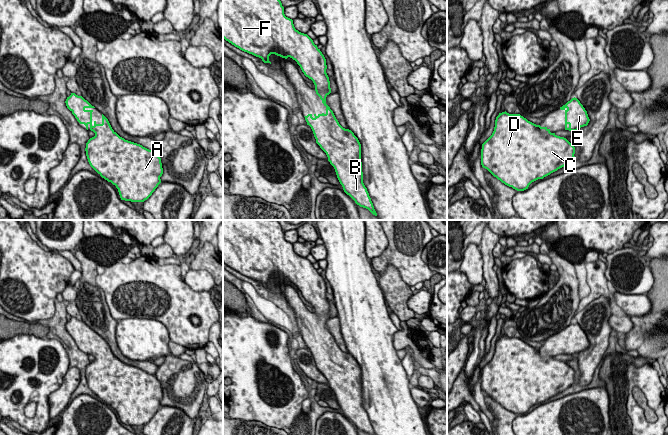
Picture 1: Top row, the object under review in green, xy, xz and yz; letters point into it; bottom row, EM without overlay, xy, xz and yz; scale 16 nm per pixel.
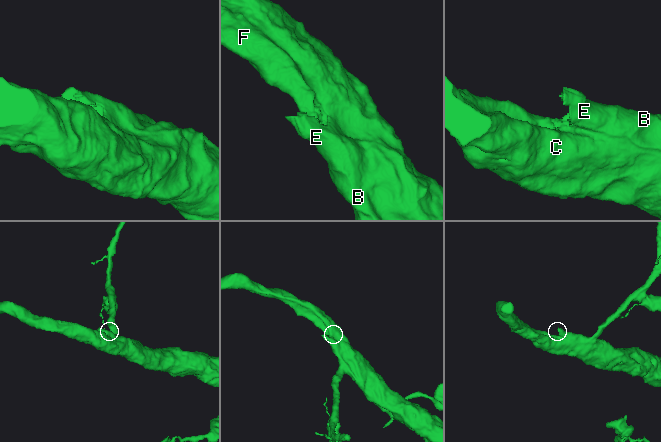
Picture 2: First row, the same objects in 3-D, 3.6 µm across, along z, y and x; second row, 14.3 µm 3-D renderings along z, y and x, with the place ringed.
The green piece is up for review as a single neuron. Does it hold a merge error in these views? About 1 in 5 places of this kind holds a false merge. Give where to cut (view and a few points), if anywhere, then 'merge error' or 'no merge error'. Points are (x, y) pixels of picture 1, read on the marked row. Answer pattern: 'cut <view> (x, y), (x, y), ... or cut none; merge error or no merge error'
cut none; no merge error

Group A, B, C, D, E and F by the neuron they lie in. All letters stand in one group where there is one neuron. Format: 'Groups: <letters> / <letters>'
Groups: A B C D E F

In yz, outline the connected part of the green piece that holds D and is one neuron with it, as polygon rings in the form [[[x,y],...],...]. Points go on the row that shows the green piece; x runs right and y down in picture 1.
[[[499,113],[492,135],[482,144],[481,165],[505,185],[517,191],[566,166],[575,156],[575,147],[566,138],[551,133],[520,114]]]

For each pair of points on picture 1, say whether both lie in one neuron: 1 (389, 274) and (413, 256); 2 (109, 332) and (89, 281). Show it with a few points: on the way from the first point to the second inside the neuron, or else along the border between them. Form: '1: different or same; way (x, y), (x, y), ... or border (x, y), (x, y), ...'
1: different; border (379, 274), (388, 265), (393, 265), (409, 286)
2: same; way (100, 320), (94, 307), (94, 294)

